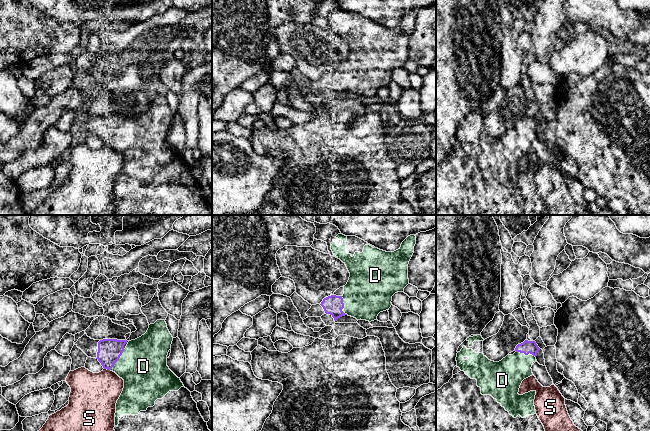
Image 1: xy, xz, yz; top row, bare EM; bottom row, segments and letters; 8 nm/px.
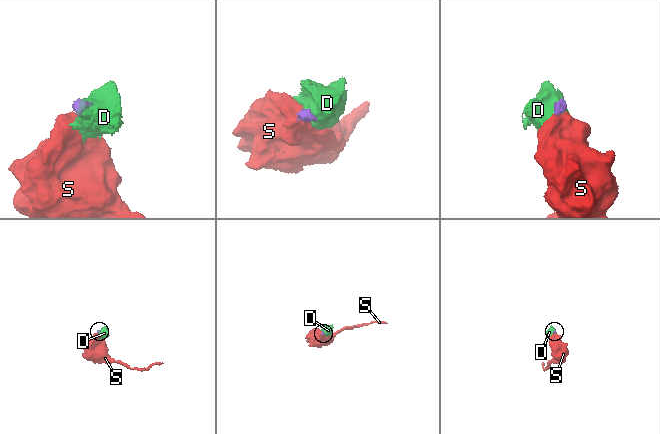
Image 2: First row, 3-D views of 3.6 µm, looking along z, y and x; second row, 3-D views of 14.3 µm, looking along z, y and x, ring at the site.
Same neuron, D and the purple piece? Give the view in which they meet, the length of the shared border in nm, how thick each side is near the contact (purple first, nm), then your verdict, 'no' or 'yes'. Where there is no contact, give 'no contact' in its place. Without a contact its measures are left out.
contact in xy; length 200 nm; calibres 190 and 380 nm; yes

